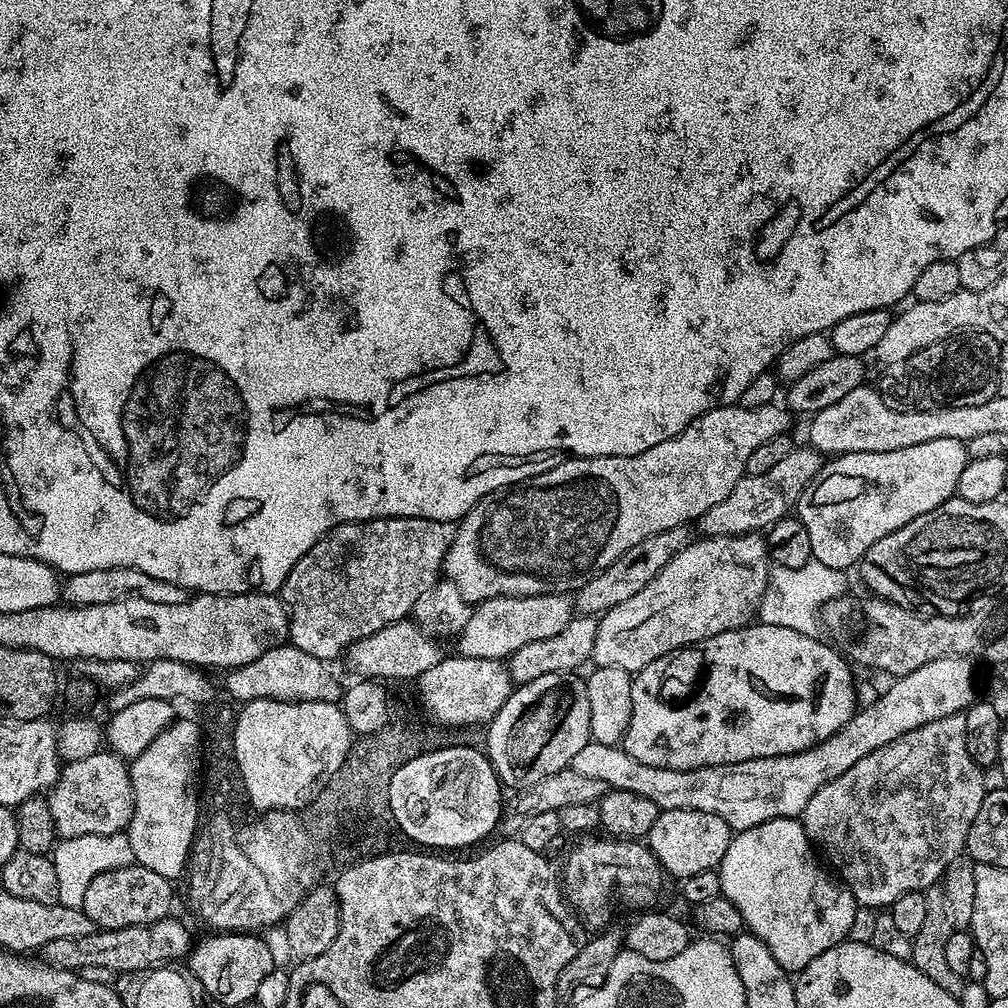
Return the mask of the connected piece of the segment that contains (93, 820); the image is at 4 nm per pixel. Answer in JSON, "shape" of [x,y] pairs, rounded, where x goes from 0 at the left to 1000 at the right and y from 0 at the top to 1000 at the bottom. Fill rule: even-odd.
{"shape":[[[100,744],[89,748],[89,752],[64,757],[46,790],[57,830],[68,833],[89,827],[108,829],[123,825],[131,811],[131,777],[127,764],[123,751],[110,744]]]}

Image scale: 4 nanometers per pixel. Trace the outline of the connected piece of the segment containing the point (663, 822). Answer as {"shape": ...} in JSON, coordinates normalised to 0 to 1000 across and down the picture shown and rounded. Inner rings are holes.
{"shape":[[[661,804],[649,815],[641,830],[641,836],[651,849],[651,854],[664,870],[672,869],[676,874],[685,871],[685,867],[696,867],[696,863],[713,862],[716,851],[724,839],[727,824],[712,808],[700,808],[696,804]]]}

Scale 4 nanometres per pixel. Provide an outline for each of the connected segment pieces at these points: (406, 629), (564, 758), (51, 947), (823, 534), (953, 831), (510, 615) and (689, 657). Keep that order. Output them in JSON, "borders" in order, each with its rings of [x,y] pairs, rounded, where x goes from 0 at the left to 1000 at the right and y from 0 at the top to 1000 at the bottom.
{"borders":[[[[408,614],[396,615],[394,619],[383,621],[355,637],[351,637],[343,644],[343,656],[345,663],[357,673],[366,675],[416,675],[423,665],[435,661],[435,657],[440,654],[441,644],[437,644],[438,636],[430,633]]],[[[555,667],[538,669],[538,673],[530,673],[530,677],[509,682],[498,704],[494,704],[492,711],[482,719],[482,749],[495,770],[497,779],[504,781],[505,778],[505,783],[508,784],[521,782],[542,772],[542,768],[554,768],[554,764],[566,759],[569,748],[573,748],[573,744],[577,744],[577,740],[585,736],[585,692],[581,688],[582,680],[582,674],[578,670]]],[[[172,911],[155,913],[151,917],[138,917],[137,919],[125,919],[124,921],[105,921],[92,923],[81,931],[58,931],[58,935],[50,935],[42,941],[42,951],[52,960],[61,960],[66,964],[82,965],[83,960],[100,960],[103,964],[118,966],[125,963],[145,962],[170,957],[171,952],[182,953],[188,943],[188,932],[187,925]]],[[[931,435],[927,438],[899,442],[899,446],[838,448],[826,451],[822,456],[825,456],[822,460],[821,457],[814,459],[810,475],[796,486],[788,508],[796,522],[800,522],[800,530],[804,530],[806,555],[836,565],[843,564],[844,560],[845,563],[852,561],[859,546],[863,546],[871,534],[879,534],[879,530],[895,526],[899,518],[907,518],[907,514],[923,510],[923,506],[935,502],[935,498],[945,495],[950,474],[954,474],[954,466],[961,458],[957,438],[950,435]]],[[[942,708],[940,712],[931,712],[931,716],[919,716],[919,720],[903,724],[903,728],[895,728],[887,736],[867,744],[867,748],[859,748],[859,752],[847,756],[847,760],[843,760],[839,768],[831,768],[827,776],[819,776],[819,780],[815,780],[815,784],[812,784],[812,788],[808,788],[804,796],[800,796],[796,816],[803,833],[813,842],[815,849],[817,844],[816,852],[824,858],[828,868],[844,881],[850,898],[857,900],[858,897],[861,901],[877,903],[895,887],[917,885],[936,870],[938,859],[942,859],[942,855],[946,855],[946,851],[957,844],[960,824],[966,815],[966,808],[970,808],[970,800],[974,800],[976,787],[974,764],[968,759],[966,752],[962,752],[962,744],[958,744],[958,712],[955,708]]],[[[559,587],[534,589],[533,591],[495,591],[480,595],[469,602],[466,617],[454,628],[456,635],[455,650],[466,653],[486,653],[487,655],[503,656],[510,645],[518,645],[526,637],[534,637],[538,633],[547,633],[548,630],[562,625],[562,621],[569,614],[569,599]]],[[[747,617],[740,623],[729,623],[723,627],[708,629],[708,633],[700,633],[691,639],[669,645],[645,657],[645,661],[641,661],[636,667],[630,668],[627,676],[627,711],[617,741],[626,750],[633,752],[633,756],[641,756],[641,760],[657,760],[665,764],[688,764],[692,760],[731,758],[748,750],[775,750],[807,742],[812,736],[823,732],[823,728],[835,724],[835,720],[839,720],[839,716],[851,702],[849,683],[845,680],[846,664],[842,656],[824,638],[821,639],[816,639],[810,631],[801,631],[790,625],[781,624],[780,621]]]]}

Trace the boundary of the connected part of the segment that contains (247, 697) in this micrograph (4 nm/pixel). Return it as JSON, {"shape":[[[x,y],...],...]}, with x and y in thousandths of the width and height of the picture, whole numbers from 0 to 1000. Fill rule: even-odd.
{"shape":[[[283,637],[272,645],[264,645],[260,653],[252,653],[252,657],[244,657],[244,661],[229,664],[223,670],[226,672],[222,675],[222,683],[231,690],[231,695],[237,696],[279,694],[337,698],[339,678],[325,663],[328,662],[322,656],[312,653],[312,649],[304,649],[304,645],[296,645],[289,637]]]}

